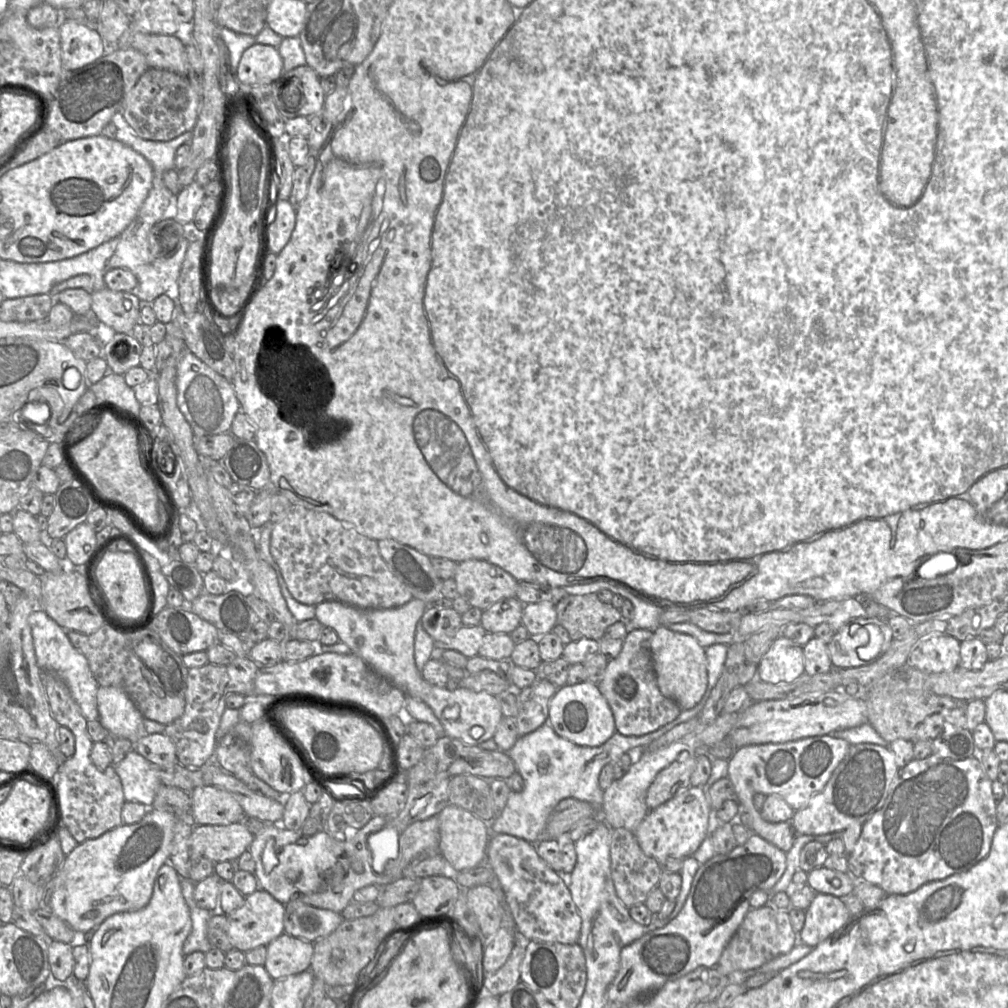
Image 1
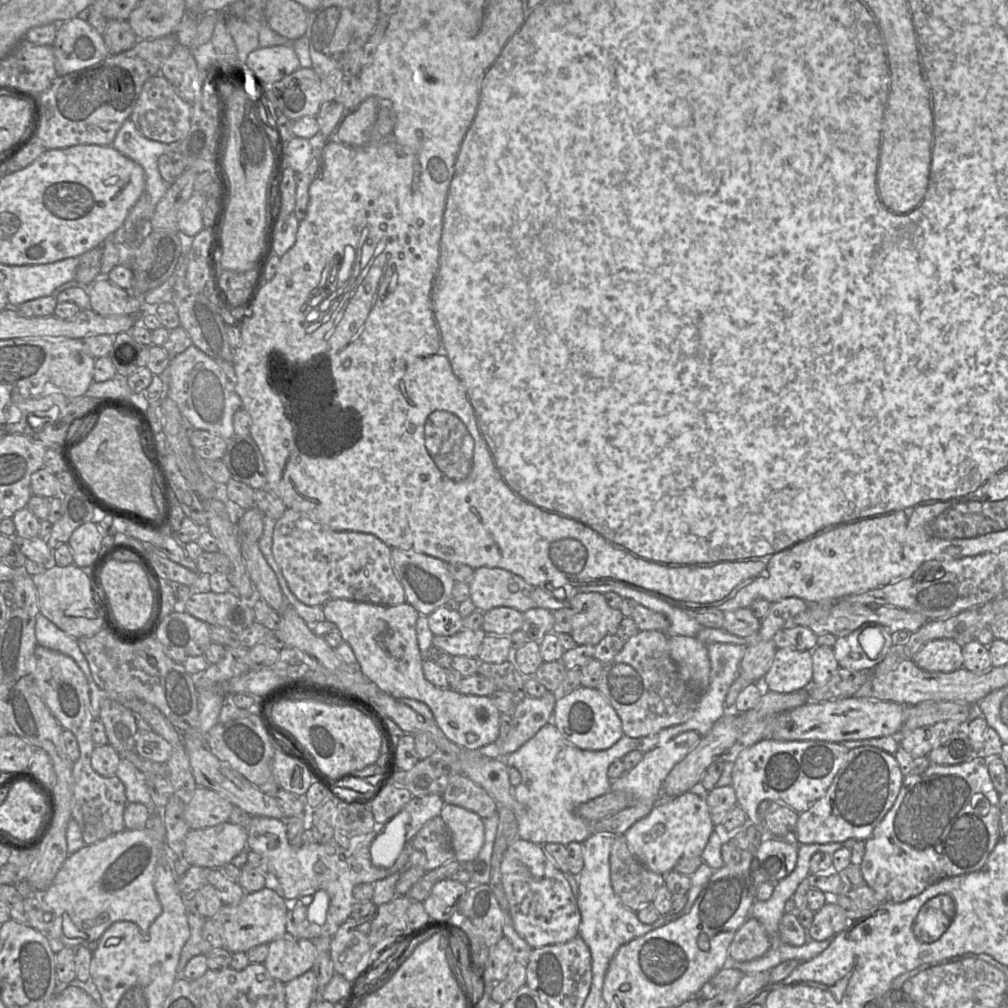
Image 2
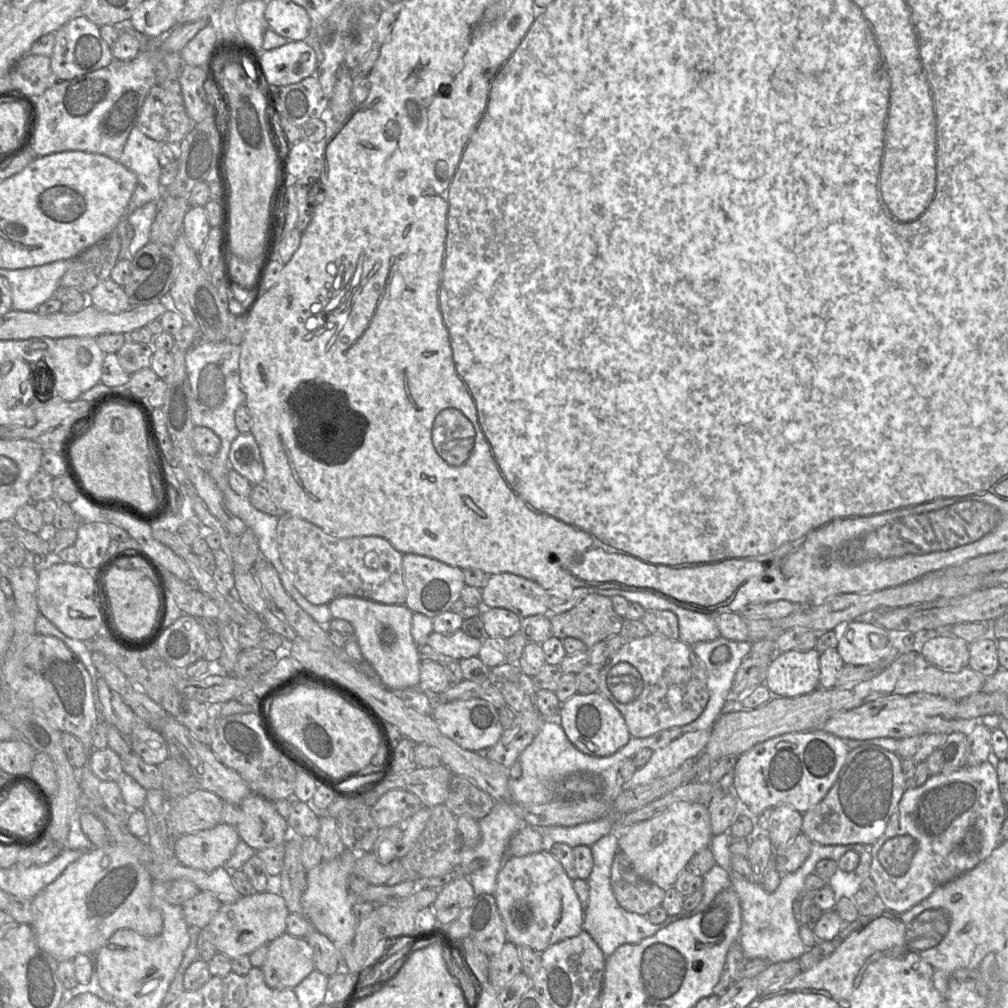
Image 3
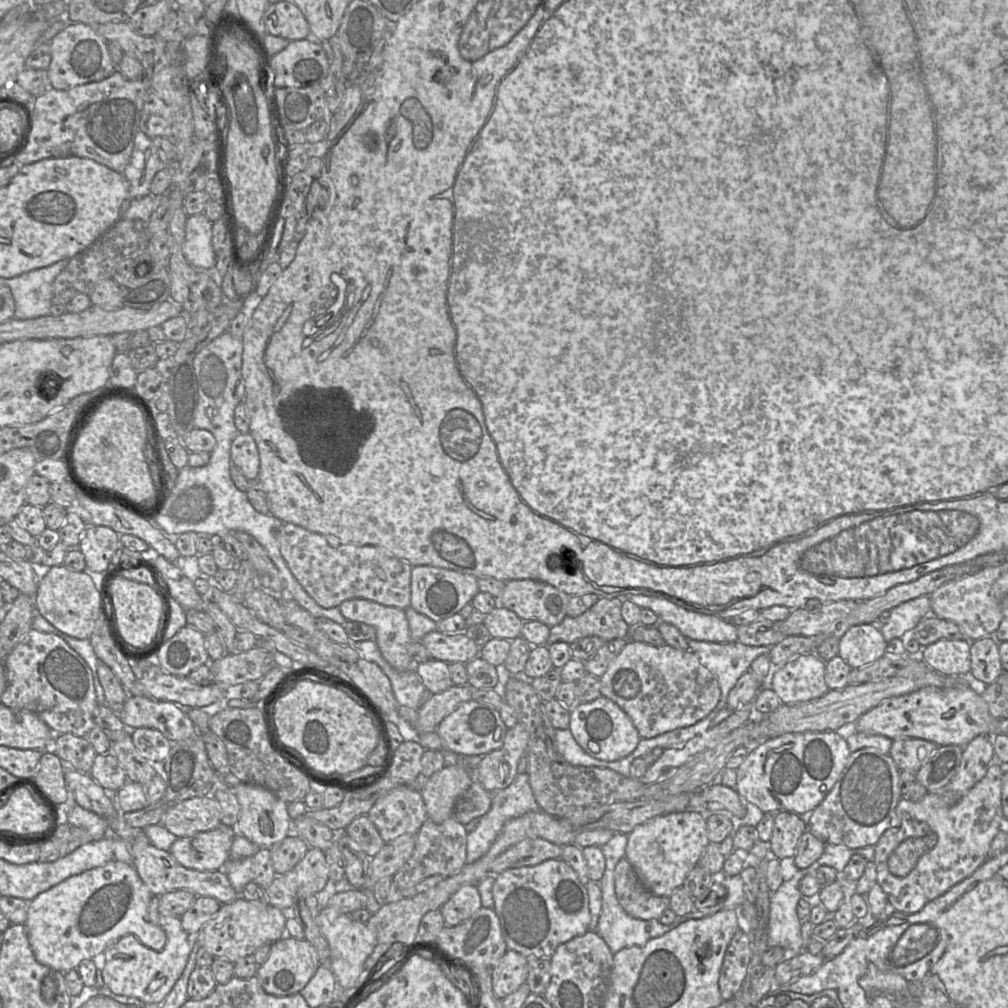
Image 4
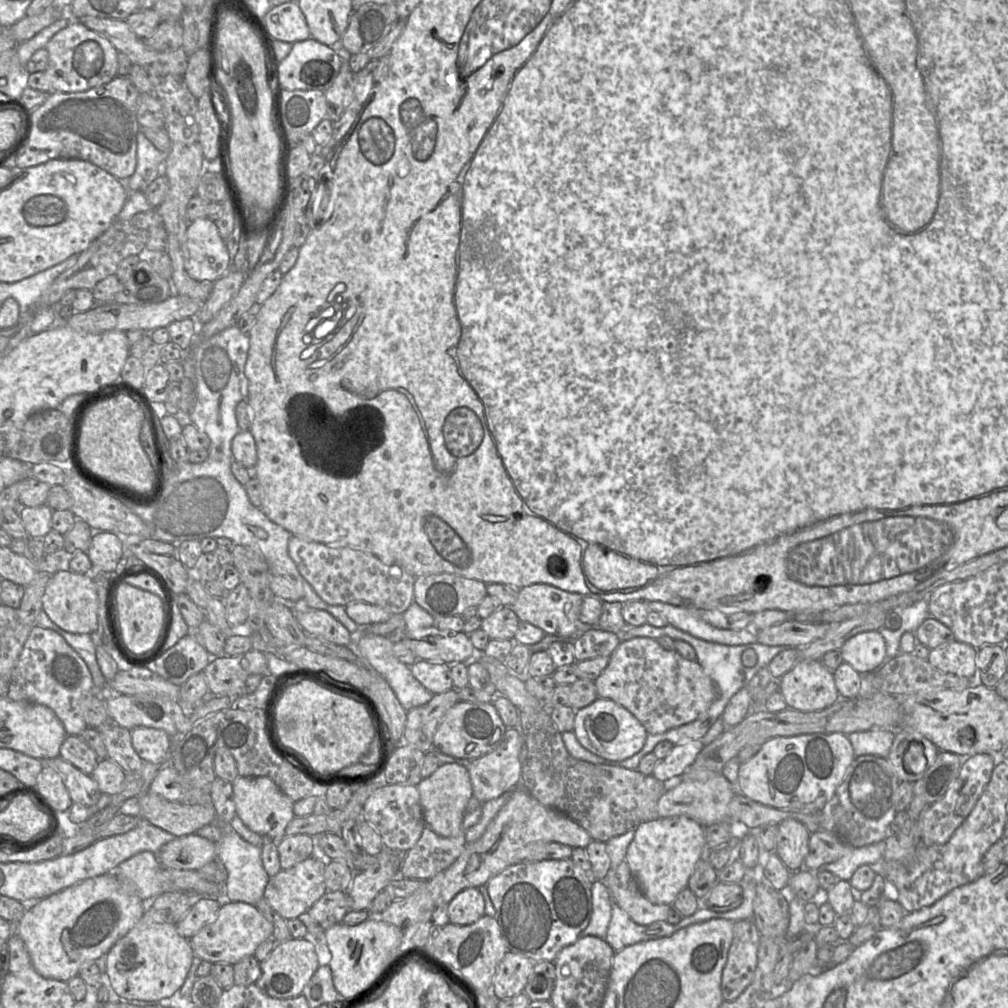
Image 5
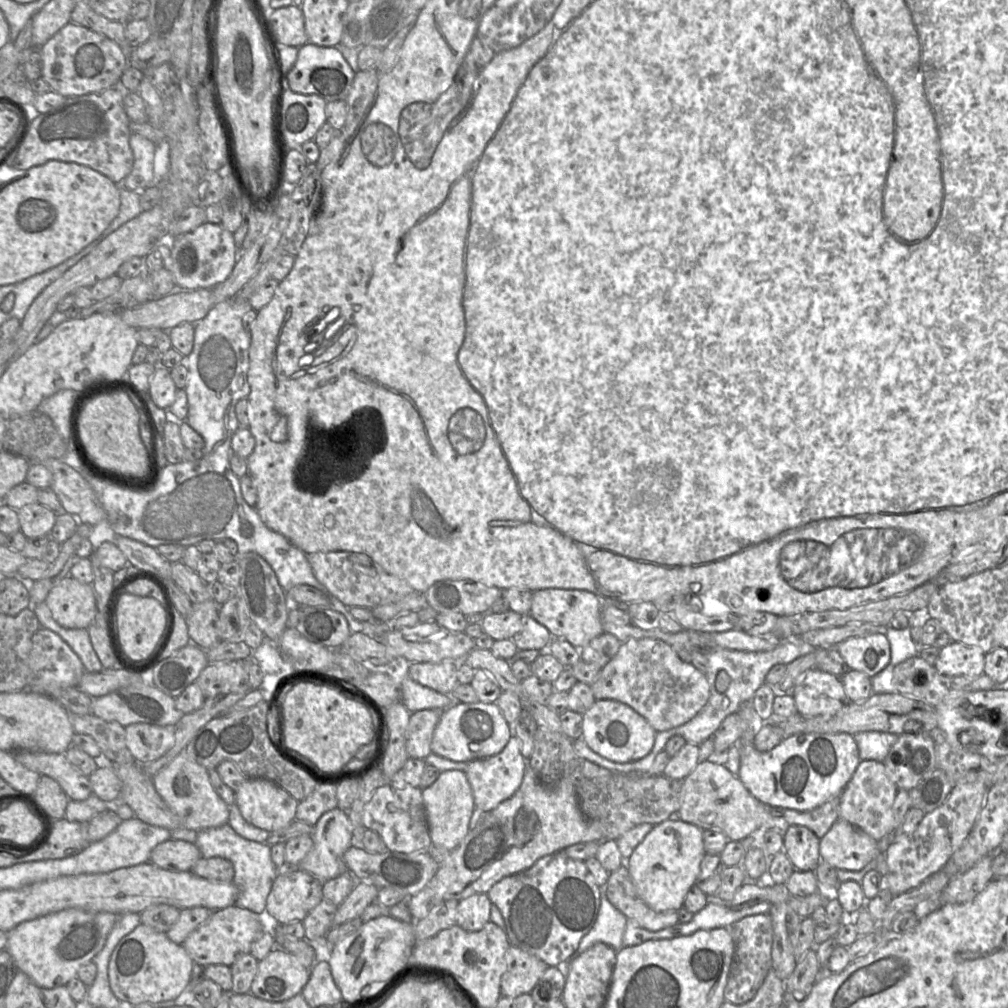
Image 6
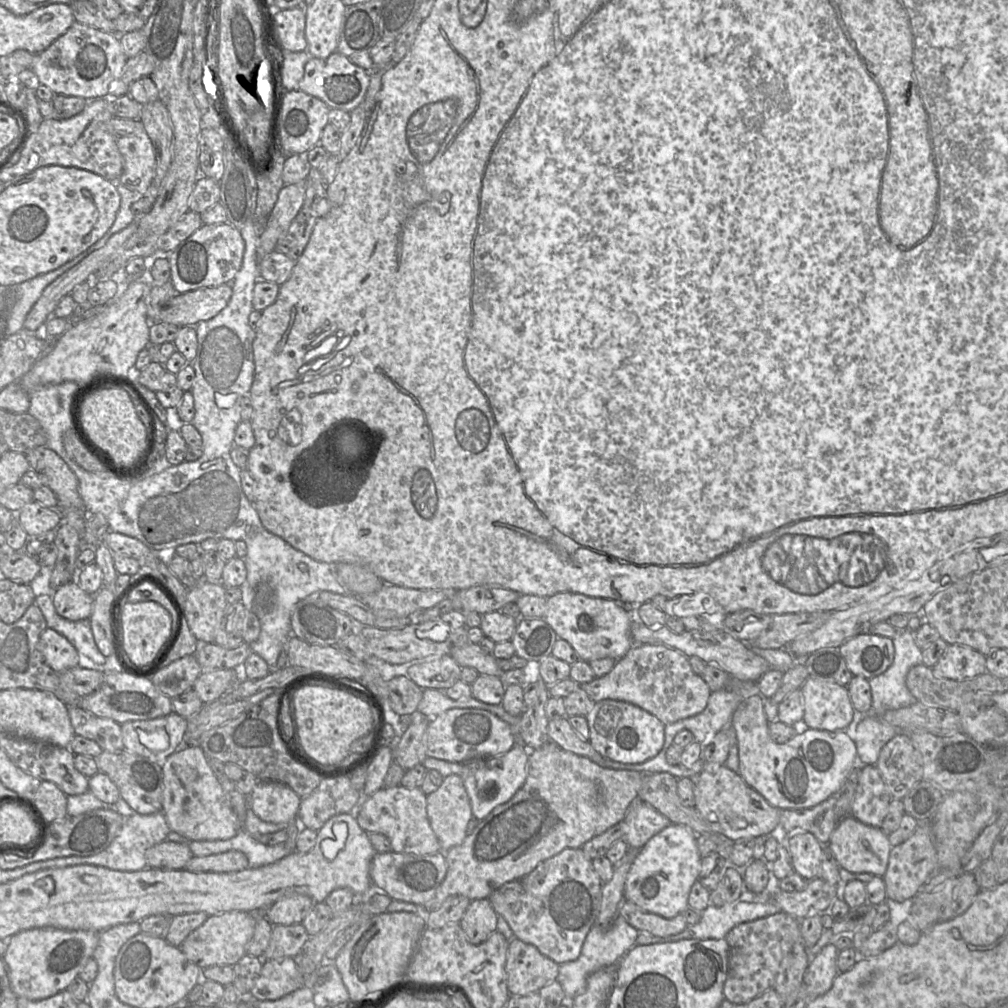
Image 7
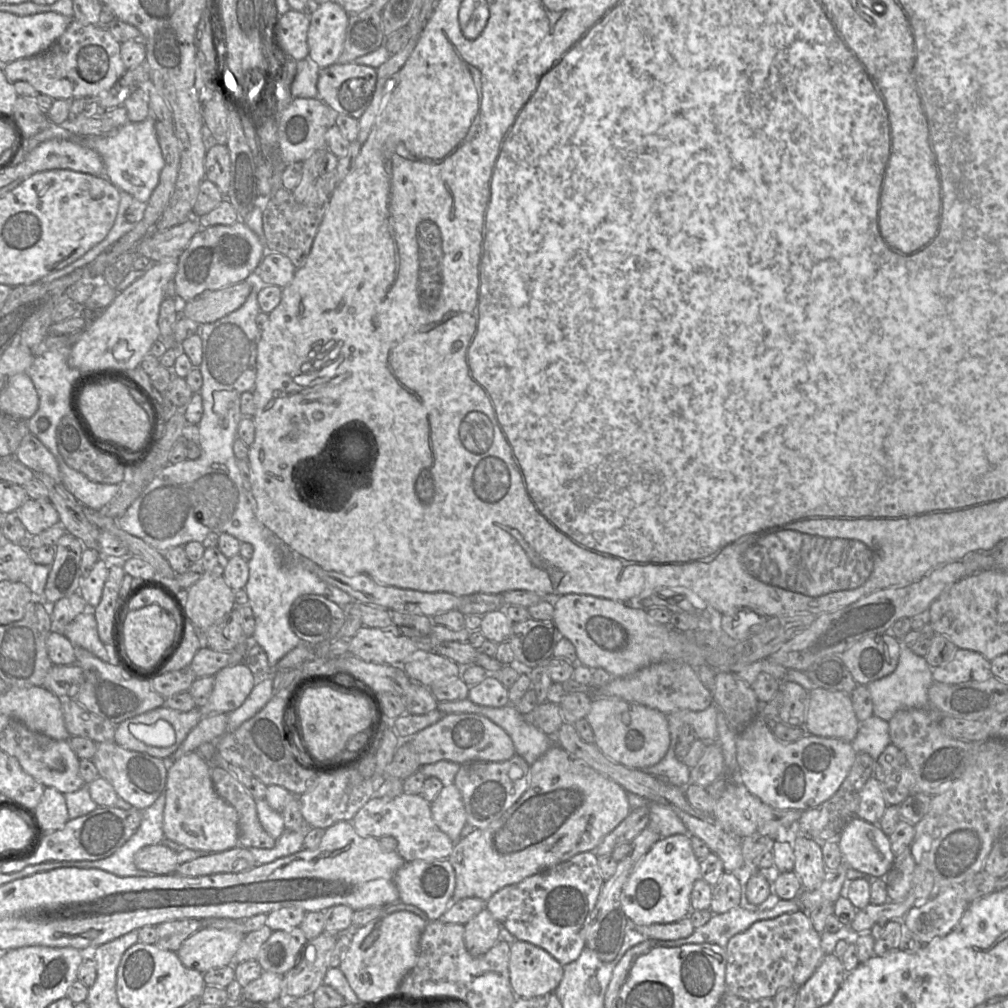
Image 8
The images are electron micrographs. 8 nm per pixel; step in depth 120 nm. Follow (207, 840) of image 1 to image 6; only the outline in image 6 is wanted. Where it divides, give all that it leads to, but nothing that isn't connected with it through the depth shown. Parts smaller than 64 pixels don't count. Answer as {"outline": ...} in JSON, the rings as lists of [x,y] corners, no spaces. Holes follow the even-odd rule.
{"outline":[[[169,839],[158,844],[151,852],[150,862],[171,872],[190,871],[202,858],[194,843]]]}

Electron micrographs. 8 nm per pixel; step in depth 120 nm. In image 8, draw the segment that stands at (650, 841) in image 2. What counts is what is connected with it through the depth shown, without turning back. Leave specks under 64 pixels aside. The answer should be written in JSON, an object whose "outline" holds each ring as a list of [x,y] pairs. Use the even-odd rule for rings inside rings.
{"outline":[[[687,833],[660,838],[630,875],[621,894],[622,909],[630,922],[636,925],[667,924],[689,916],[691,892],[695,881],[701,878],[700,860],[693,852],[690,837]]]}

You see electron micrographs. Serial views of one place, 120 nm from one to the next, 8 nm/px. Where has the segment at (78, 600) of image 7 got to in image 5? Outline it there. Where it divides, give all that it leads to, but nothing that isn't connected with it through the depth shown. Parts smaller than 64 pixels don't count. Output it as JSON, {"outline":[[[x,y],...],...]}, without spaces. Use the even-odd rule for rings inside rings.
{"outline":[[[62,569],[50,576],[42,597],[42,610],[64,631],[75,634],[93,634],[98,624],[99,597],[91,574]]]}

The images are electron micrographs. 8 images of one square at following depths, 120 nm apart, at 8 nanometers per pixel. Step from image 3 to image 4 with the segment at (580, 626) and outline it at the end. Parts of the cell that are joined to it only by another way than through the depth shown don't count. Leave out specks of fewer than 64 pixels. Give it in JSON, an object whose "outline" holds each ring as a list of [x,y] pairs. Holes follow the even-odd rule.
{"outline":[[[599,598],[597,602],[577,617],[566,616],[561,623],[550,628],[548,644],[573,643],[585,637],[598,637],[608,642],[628,639],[631,627],[621,614],[623,598]]]}

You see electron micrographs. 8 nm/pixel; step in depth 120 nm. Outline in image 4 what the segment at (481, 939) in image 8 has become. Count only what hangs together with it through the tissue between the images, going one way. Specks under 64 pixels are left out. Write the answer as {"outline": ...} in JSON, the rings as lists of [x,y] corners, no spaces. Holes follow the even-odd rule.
{"outline":[[[464,885],[440,908],[445,925],[456,926],[472,917],[482,907],[476,885]]]}

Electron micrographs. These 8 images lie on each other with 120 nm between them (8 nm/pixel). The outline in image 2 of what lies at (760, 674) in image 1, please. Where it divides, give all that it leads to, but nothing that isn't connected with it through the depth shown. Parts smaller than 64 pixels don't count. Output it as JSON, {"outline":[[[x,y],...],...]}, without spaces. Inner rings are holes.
{"outline":[[[778,642],[769,670],[755,683],[764,692],[792,693],[806,689],[812,679],[812,651],[799,651]]]}

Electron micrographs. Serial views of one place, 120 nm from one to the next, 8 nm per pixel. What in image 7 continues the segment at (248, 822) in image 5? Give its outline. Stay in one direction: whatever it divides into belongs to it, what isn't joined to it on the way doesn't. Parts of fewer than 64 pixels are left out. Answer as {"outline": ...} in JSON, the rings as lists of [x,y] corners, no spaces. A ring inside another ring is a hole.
{"outline":[[[259,781],[248,797],[248,807],[262,821],[287,825],[297,819],[301,798],[287,785]]]}

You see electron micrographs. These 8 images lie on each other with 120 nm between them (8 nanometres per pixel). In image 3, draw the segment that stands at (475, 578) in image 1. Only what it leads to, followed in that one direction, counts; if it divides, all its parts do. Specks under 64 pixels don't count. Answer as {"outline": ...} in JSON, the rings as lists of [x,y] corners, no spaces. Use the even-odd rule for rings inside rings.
{"outline":[[[508,572],[490,575],[487,585],[481,590],[484,608],[505,608],[522,619],[532,615],[549,614],[549,592],[535,581],[522,576]]]}

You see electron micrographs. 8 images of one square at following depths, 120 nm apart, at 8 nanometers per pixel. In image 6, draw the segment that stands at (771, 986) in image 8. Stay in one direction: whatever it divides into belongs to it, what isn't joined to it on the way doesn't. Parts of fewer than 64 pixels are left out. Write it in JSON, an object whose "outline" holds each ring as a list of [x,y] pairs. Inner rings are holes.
{"outline":[[[769,914],[747,916],[735,922],[730,928],[734,941],[734,956],[728,981],[724,989],[726,1002],[741,1005],[750,1001],[763,984],[772,965],[773,925]]]}

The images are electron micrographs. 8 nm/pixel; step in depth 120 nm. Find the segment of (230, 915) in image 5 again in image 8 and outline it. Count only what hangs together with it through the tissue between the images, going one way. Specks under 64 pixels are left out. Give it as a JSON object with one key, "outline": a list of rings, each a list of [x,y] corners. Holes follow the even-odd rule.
{"outline":[[[202,927],[185,940],[176,953],[186,968],[204,974],[232,965],[244,936],[228,930]]]}

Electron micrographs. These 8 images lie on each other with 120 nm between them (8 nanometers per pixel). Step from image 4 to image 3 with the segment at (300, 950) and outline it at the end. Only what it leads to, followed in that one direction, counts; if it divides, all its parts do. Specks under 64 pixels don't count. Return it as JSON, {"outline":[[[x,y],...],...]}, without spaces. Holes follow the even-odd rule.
{"outline":[[[287,932],[268,945],[268,954],[261,967],[266,984],[273,989],[294,989],[315,970],[315,951],[306,938],[297,938]]]}

